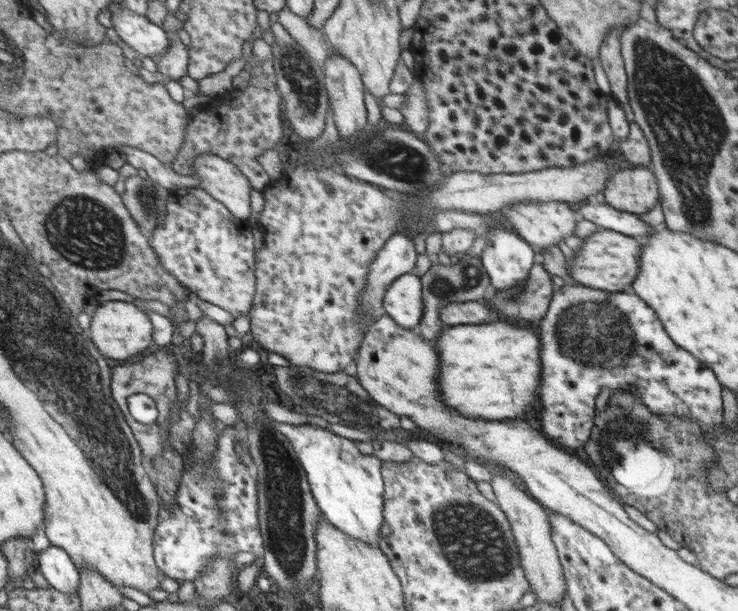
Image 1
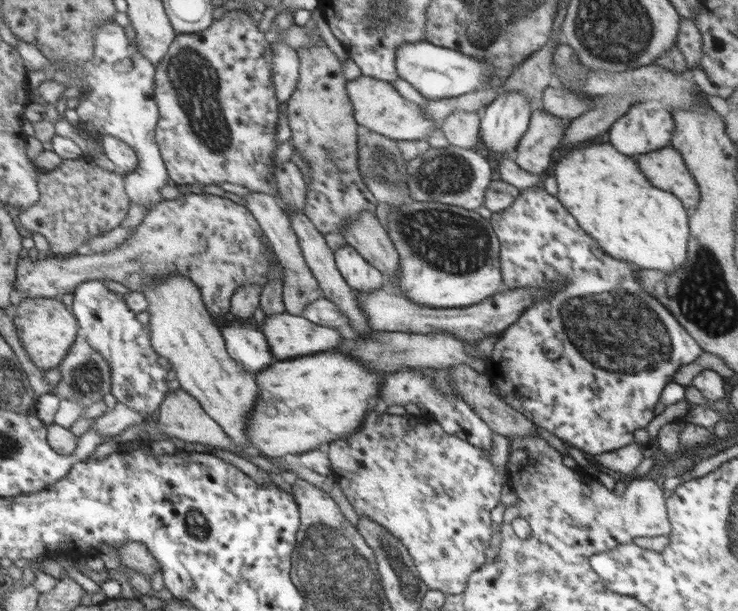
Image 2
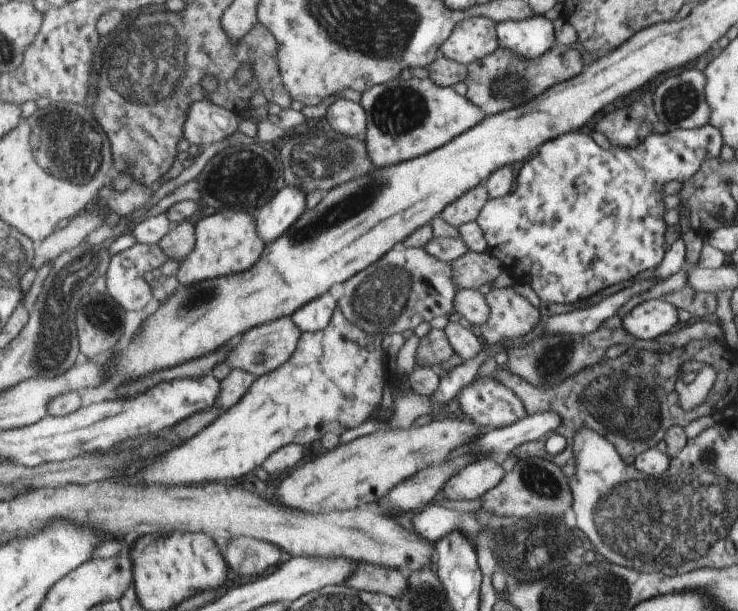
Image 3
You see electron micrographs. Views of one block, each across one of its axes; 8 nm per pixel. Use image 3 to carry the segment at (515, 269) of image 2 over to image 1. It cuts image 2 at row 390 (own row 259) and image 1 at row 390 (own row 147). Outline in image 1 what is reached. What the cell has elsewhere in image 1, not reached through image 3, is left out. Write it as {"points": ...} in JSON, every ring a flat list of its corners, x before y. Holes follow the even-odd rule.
{"points":[[565,282,563,286,555,290,546,314,536,328,538,339,543,342,543,356,541,356,543,358,541,379,543,384,541,384,539,394,541,405,541,410,539,410,541,424,539,425,542,426,543,434,551,438,551,441,555,441,555,444,571,448,571,450,578,450,586,446,593,428,593,402,595,402,595,396,599,394,599,389,603,386,613,394,626,392,626,390,634,392,652,414,691,417,700,423,702,430,709,430,715,434,721,432,721,384,714,372,699,363,689,352,675,346,654,310,651,310,651,307,648,307,647,303,643,302,643,299,634,292,629,290,607,292],[573,338,575,340,579,338,577,340,579,342,579,362,567,356,567,346,571,346,569,340]]}

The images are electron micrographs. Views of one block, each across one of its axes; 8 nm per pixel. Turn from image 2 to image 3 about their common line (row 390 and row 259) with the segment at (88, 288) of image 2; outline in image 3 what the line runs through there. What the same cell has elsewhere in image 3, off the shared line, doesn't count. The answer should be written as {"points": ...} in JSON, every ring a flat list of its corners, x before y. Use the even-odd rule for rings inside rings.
{"points":[[136,242,131,248,112,256,112,262,106,275,107,293,125,308,125,311,139,312,149,300,149,286,143,280,145,272,151,272,153,268,160,268,165,263,163,250,158,244,147,245]]}

